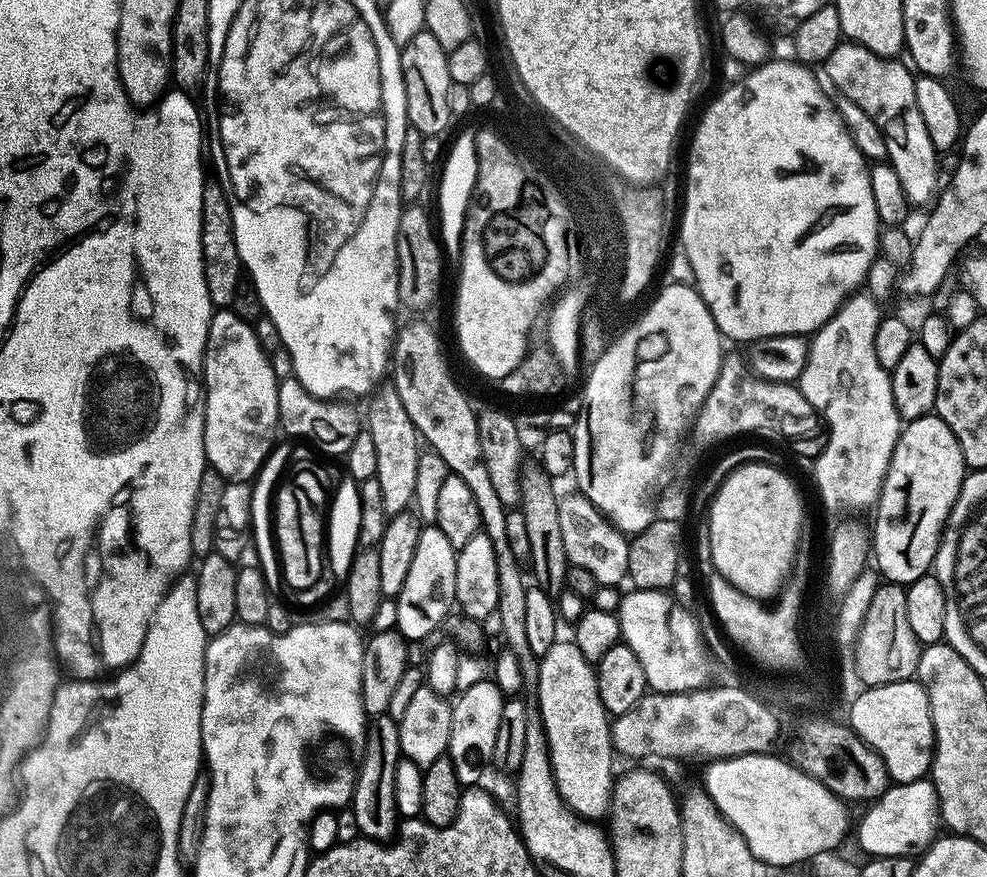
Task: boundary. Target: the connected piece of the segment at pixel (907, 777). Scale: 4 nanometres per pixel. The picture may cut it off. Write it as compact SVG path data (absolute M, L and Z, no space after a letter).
M919 680L890 682L873 688L865 687L850 700L852 709L846 717L853 732L880 755L889 781L897 784L925 779L932 767L932 749L936 731L930 714L928 695Z

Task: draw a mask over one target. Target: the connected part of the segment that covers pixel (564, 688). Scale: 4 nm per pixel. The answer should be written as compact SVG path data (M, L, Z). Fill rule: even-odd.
M557 639L546 654L539 657L538 686L534 693L541 712L541 722L548 743L549 764L552 767L553 780L558 794L577 816L589 822L600 822L609 815L612 806L614 775L612 776L613 725L610 713L602 706L598 694L598 682L594 665L582 658L582 650L571 640Z

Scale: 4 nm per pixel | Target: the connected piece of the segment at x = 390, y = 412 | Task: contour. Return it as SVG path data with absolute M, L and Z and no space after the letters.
M381 387L372 399L368 406L368 420L366 416L366 431L370 438L374 438L378 453L378 470L374 479L378 486L382 486L382 506L391 518L413 507L411 504L416 496L416 483L420 480L422 437L416 431L410 414L406 414L406 406L402 406L402 398L398 398L395 387Z

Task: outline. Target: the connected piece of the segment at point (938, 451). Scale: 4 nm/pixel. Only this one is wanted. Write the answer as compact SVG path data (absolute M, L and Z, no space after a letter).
M929 414L907 421L901 427L894 454L890 458L890 466L886 470L880 498L874 505L876 525L870 529L870 552L874 560L876 556L874 568L887 583L907 586L933 571L932 563L940 545L940 536L944 533L944 524L948 521L952 503L960 492L965 475L962 448L958 446L958 440L954 438L950 426L946 426L940 416Z

